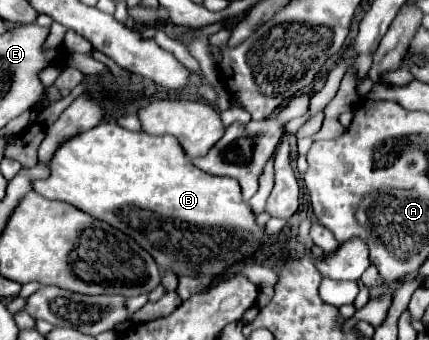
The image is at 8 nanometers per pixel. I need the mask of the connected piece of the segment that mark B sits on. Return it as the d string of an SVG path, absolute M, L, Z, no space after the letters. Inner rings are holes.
M115 121L101 123L73 139L65 139L49 159L47 167L51 171L49 177L35 179L33 191L45 199L65 201L131 235L153 255L163 271L173 271L179 277L177 293L181 299L189 299L193 293L207 289L213 277L223 275L229 265L253 255L255 249L269 241L263 227L257 227L249 203L241 199L239 183L231 177L213 177L197 169L183 153L179 141L171 135L153 137L145 131L127 131Z

